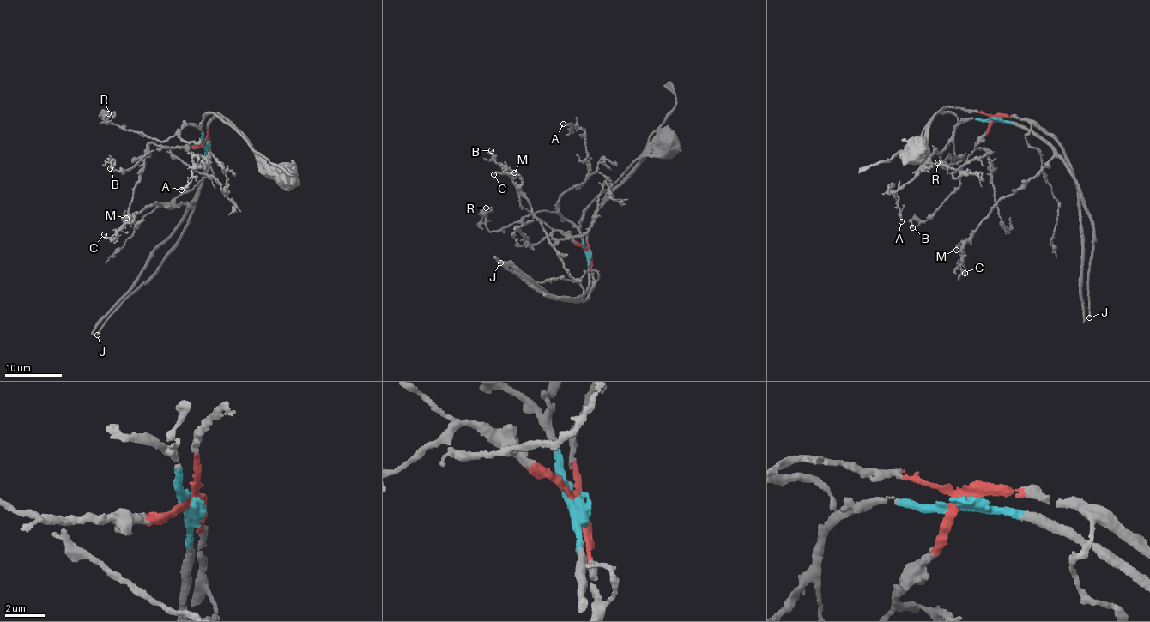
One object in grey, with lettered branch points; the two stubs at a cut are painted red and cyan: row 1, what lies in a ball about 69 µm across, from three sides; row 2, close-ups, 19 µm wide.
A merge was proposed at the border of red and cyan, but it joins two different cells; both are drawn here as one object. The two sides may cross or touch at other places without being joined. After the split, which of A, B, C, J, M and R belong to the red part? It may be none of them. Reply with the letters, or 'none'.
B

